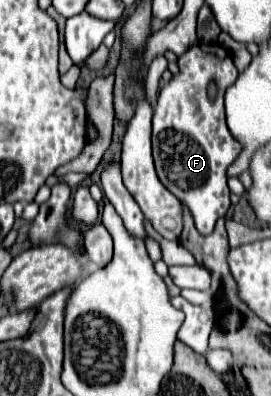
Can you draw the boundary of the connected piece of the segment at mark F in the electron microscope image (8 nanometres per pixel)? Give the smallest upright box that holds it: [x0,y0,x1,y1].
[152,42,242,234]

